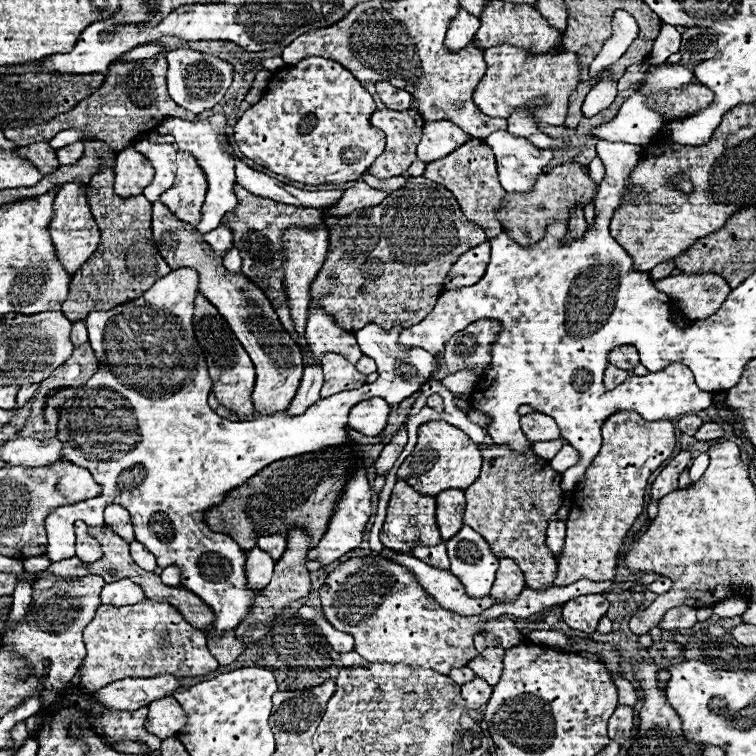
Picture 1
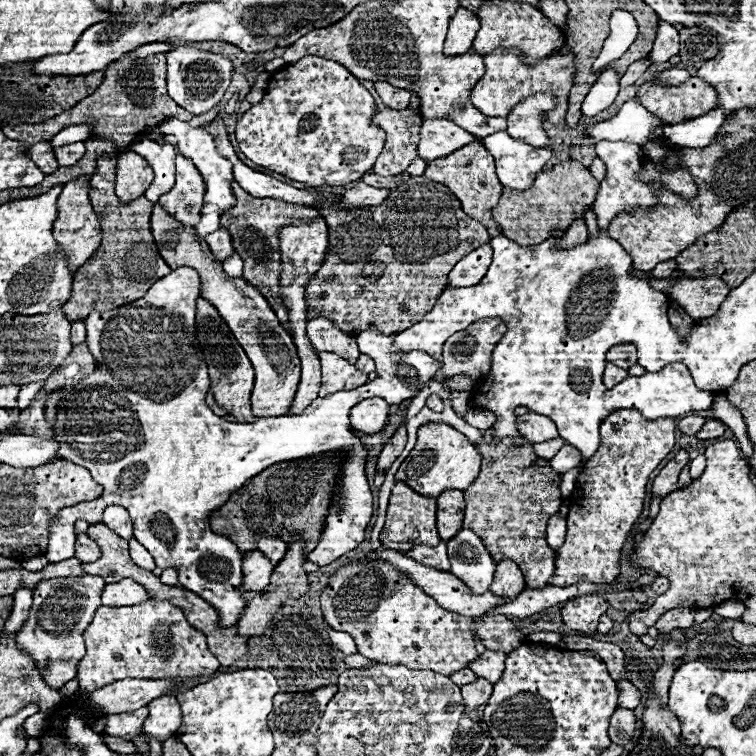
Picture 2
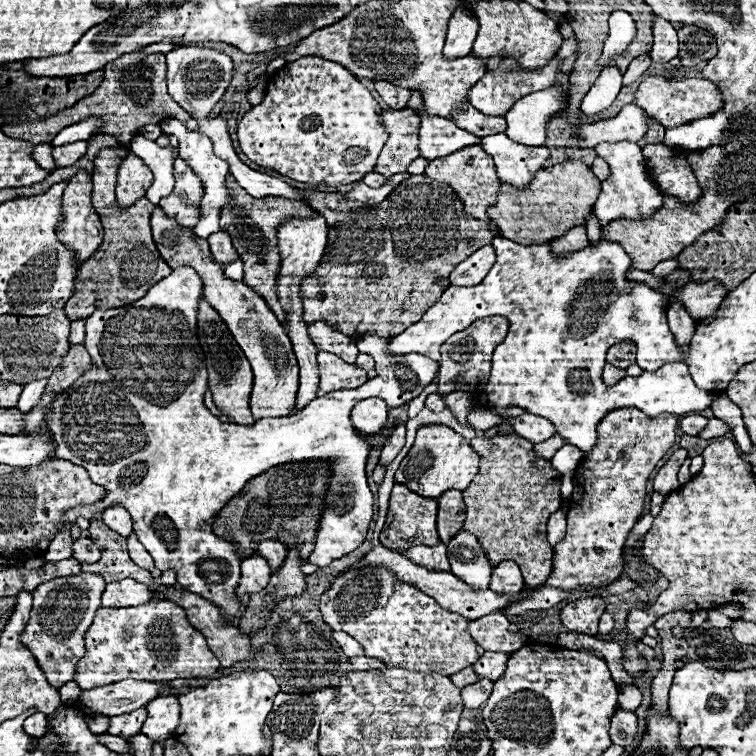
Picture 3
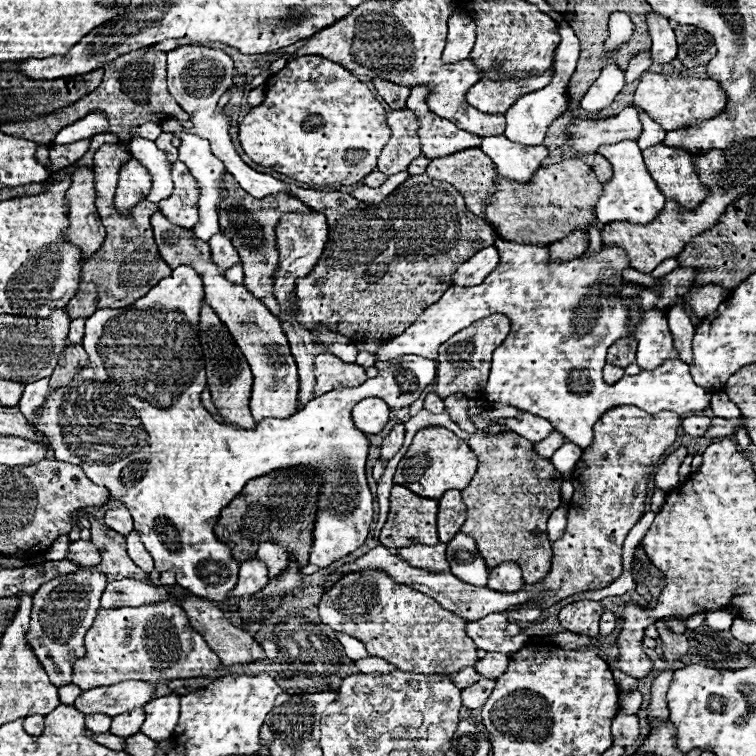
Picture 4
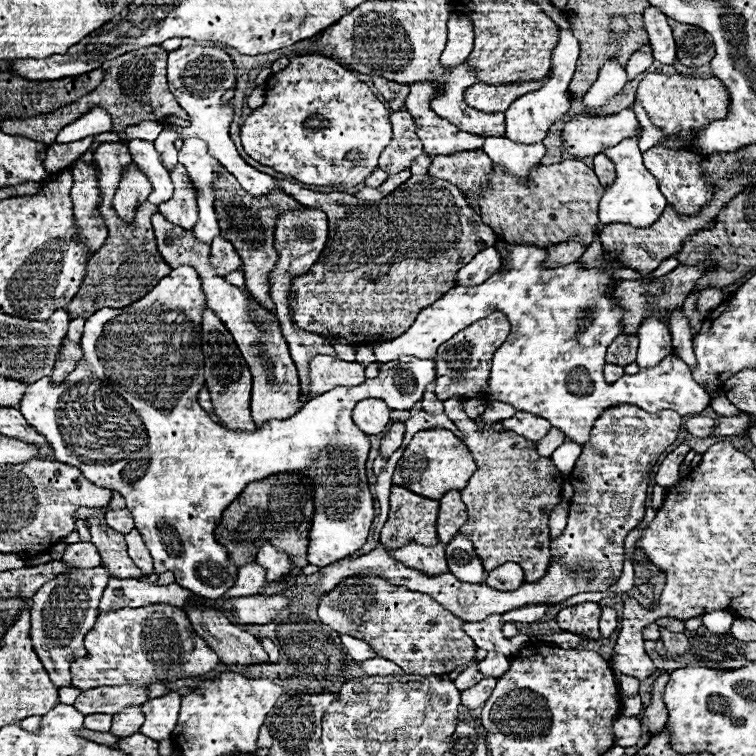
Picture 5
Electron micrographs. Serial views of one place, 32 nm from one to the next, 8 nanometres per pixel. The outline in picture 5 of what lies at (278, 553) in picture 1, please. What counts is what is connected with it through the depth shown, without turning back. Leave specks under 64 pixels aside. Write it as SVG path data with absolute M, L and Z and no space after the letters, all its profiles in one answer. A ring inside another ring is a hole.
M262 546L256 562L266 570L266 584L270 582L280 582L288 576L288 572L292 570L292 562L286 554L280 554L274 546Z

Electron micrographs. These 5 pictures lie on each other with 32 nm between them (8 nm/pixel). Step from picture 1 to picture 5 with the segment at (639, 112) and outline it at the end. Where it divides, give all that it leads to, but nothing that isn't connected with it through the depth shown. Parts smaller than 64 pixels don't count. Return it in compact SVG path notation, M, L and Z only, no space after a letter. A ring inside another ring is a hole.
M626 108L608 116L576 114L562 130L564 148L576 158L588 158L616 146L620 140L636 134L638 120L634 110Z

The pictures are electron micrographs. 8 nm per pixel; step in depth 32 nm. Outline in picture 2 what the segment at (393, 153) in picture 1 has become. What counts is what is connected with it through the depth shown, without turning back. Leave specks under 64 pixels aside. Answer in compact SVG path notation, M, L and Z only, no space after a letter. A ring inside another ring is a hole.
M386 108L376 114L374 122L386 130L388 138L372 172L382 176L398 176L406 172L406 168L418 158L422 116L412 108L406 110Z

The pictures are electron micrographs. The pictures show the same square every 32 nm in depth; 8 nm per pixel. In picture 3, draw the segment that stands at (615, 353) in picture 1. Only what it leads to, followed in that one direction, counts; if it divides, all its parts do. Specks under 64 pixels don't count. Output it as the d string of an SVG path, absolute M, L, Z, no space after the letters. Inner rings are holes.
M622 340L618 344L614 344L608 350L606 362L618 368L628 368L630 364L636 364L636 344L632 340Z

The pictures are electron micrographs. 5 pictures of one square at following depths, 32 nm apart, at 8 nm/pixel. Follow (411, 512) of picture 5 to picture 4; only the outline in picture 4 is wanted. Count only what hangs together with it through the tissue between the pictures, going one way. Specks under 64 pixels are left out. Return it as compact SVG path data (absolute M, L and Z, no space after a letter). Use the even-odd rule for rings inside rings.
M394 484L390 496L388 520L380 532L380 544L386 548L404 548L412 544L426 544L426 546L438 544L436 514L438 514L438 500L422 498L418 494L412 494L408 488Z

